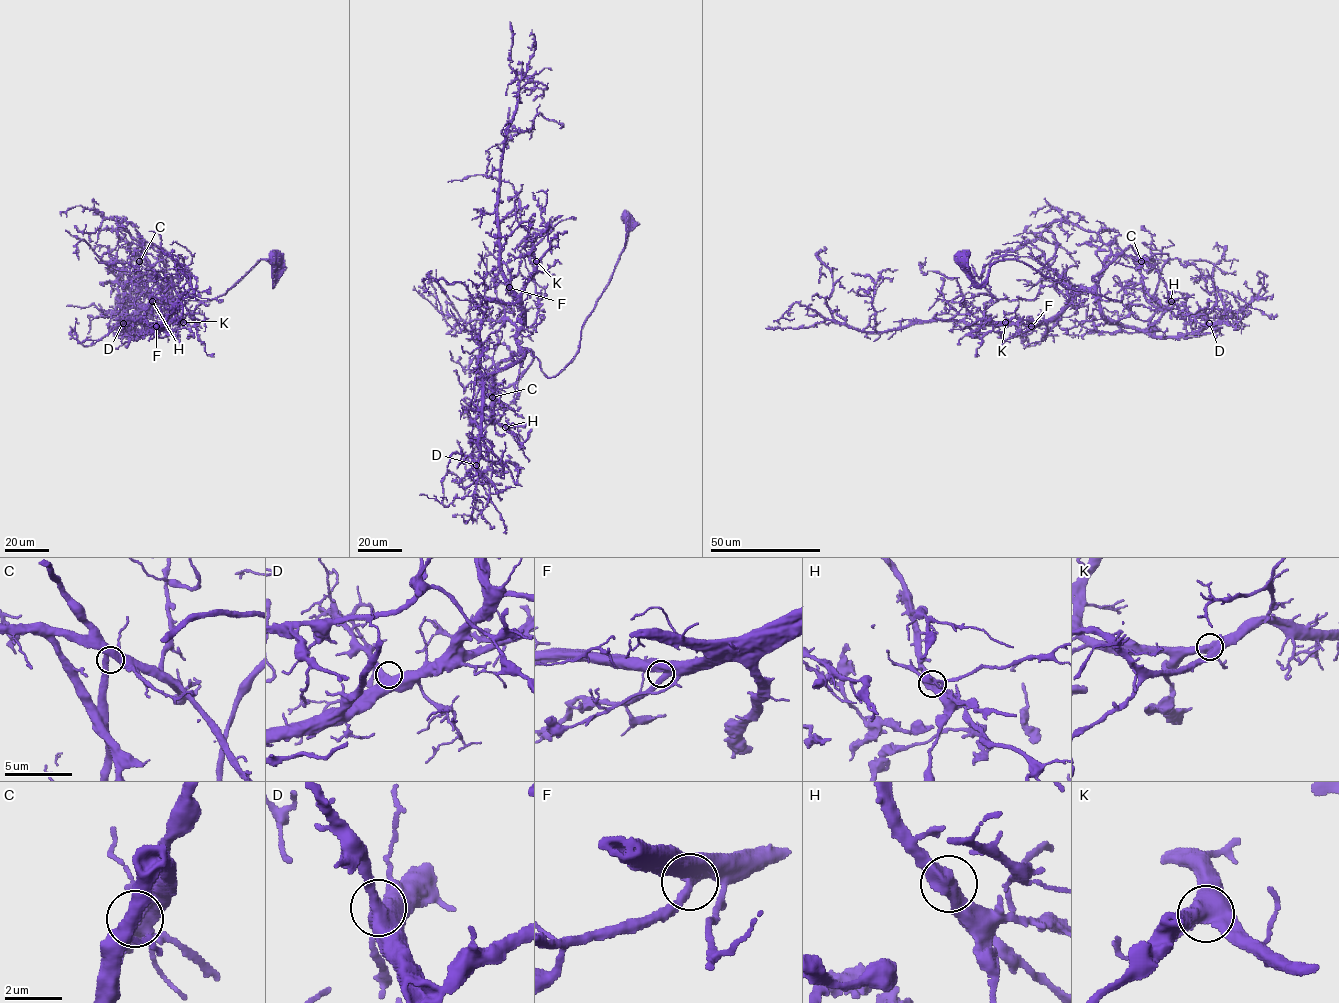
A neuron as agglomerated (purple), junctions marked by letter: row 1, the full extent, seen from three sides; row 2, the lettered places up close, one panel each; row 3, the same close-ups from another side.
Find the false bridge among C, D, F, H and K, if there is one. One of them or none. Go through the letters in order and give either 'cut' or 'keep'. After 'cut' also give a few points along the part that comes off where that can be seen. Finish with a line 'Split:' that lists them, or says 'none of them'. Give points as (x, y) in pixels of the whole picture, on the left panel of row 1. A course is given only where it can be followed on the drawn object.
C: keep
D: keep
F: keep
H: cut; course (152, 301), (159, 315), (161, 310), (142, 303), (133, 276), (178, 255), (181, 270), (194, 276), (197, 289)
K: keep
Split: H

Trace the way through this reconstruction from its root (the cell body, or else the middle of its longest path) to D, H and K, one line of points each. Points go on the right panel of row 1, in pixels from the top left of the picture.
D: (963, 258), (979, 284), (1016, 259), (1121, 301), (1103, 301), (1094, 278), (1109, 323), (1155, 335), (1209, 323)
H: (963, 258), (979, 284), (1016, 259), (1120, 301), (1103, 301), (1093, 278), (1112, 255), (1139, 257), (1171, 301)
K: (963, 258), (979, 284), (1016, 259), (1121, 301), (1103, 301), (1093, 278), (1054, 316), (1005, 322)

